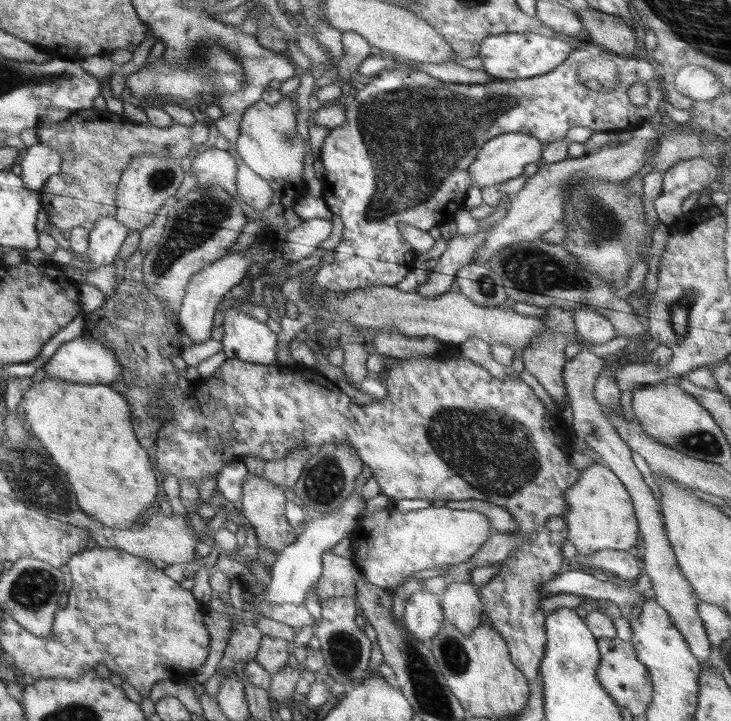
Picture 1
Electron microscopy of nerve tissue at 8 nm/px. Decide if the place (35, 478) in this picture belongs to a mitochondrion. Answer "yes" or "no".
yes

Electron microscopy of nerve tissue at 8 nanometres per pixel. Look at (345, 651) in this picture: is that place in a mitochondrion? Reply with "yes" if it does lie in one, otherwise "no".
yes

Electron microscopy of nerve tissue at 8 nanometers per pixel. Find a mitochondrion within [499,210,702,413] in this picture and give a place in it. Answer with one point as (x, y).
(680, 309)

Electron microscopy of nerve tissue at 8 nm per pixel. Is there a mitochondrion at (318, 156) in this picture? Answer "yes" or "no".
no

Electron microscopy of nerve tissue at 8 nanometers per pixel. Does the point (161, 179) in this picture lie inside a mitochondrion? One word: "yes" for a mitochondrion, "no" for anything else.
yes

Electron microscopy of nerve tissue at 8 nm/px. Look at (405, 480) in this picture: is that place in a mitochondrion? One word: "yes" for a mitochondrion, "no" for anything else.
no

